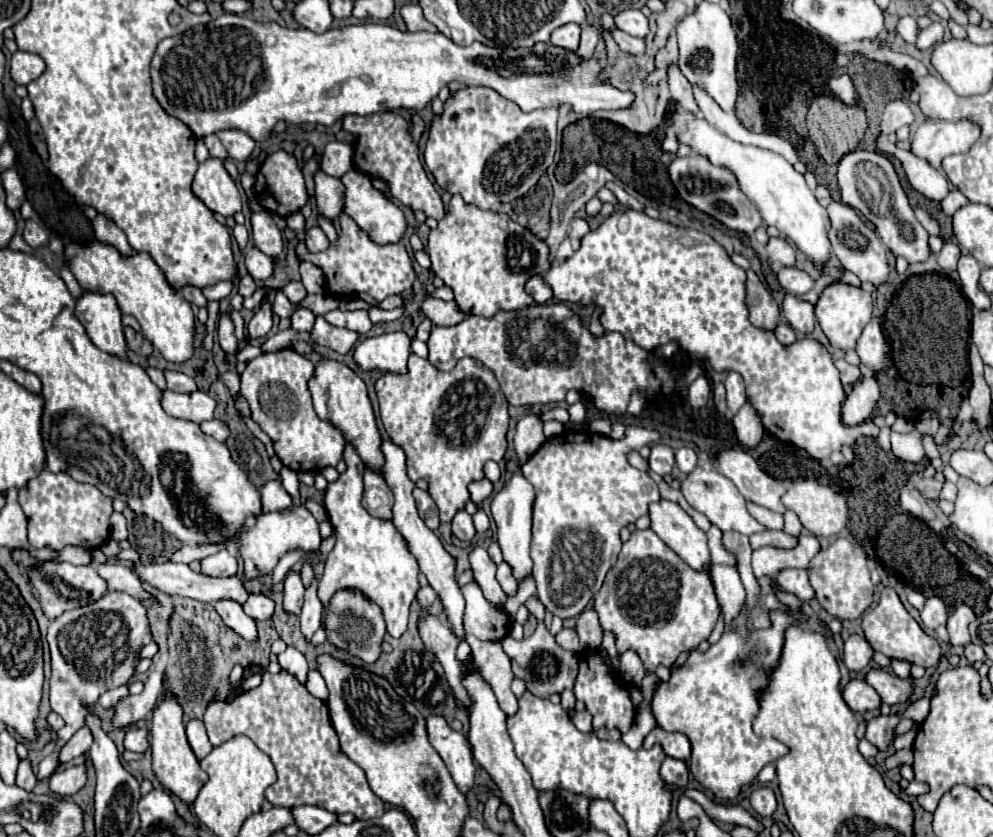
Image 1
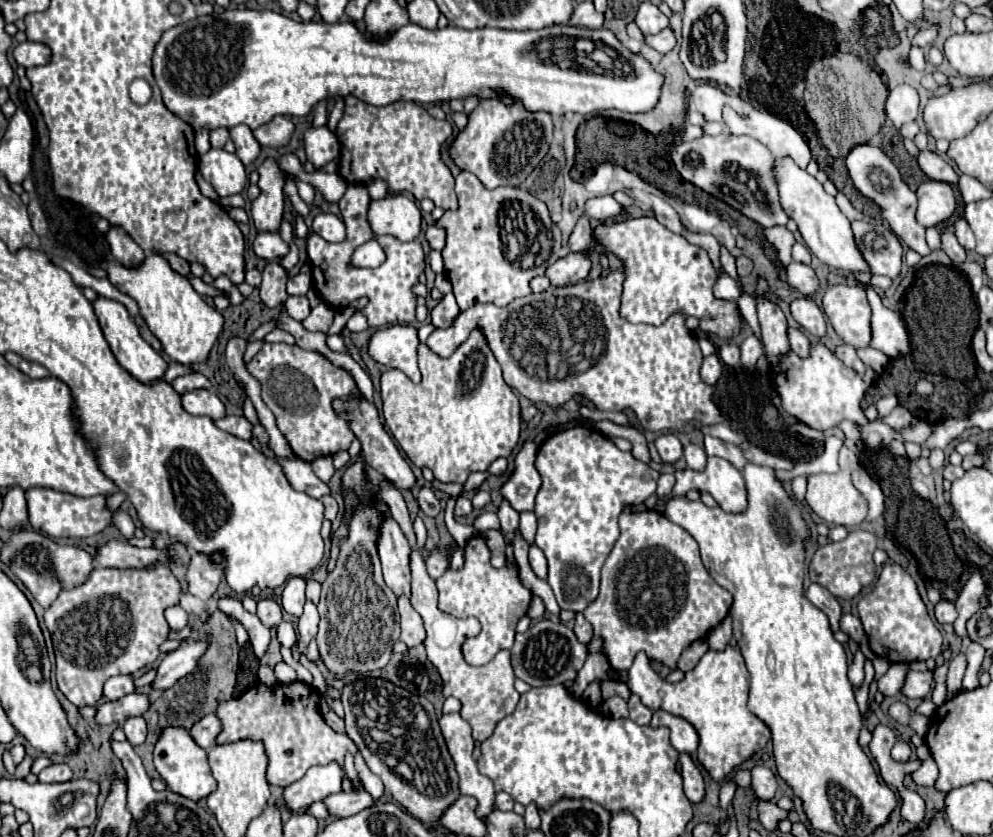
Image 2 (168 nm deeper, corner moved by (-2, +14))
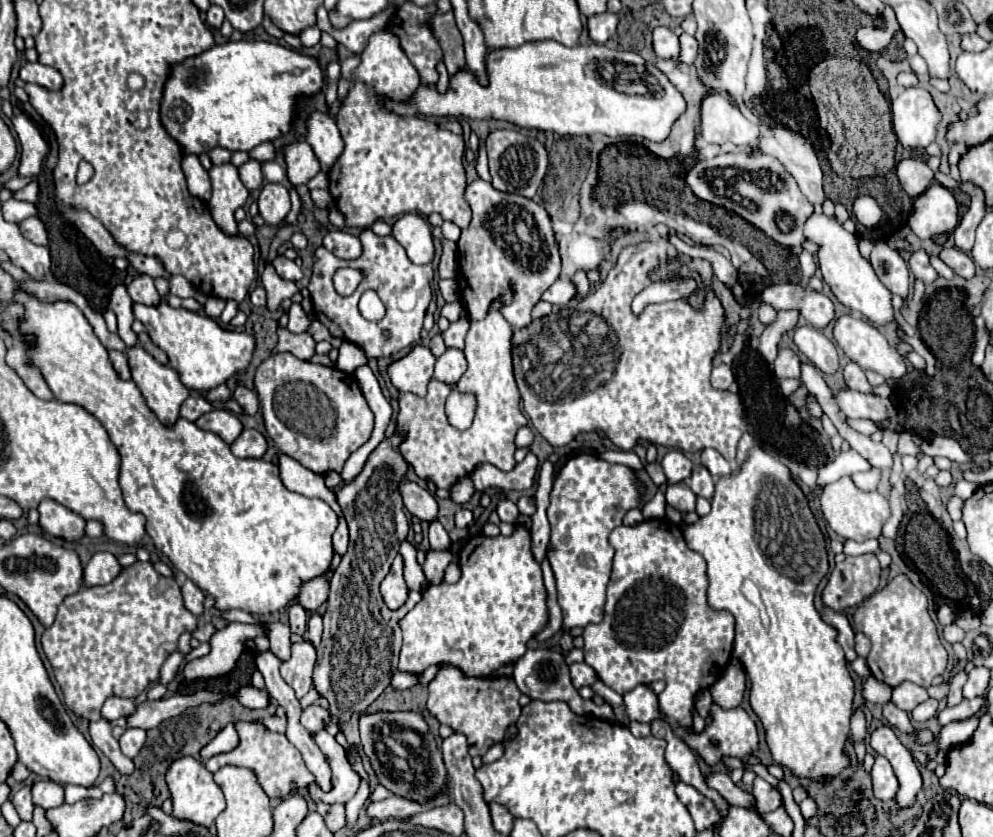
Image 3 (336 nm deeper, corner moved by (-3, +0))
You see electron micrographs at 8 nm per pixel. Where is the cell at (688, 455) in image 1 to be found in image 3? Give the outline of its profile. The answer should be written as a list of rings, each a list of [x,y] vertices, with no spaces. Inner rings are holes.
[[[694,466],[690,478],[686,480],[686,484],[690,486],[690,490],[696,496],[702,496],[702,498],[708,498],[708,500],[714,496],[714,484],[716,482],[714,482],[712,474],[704,466]]]

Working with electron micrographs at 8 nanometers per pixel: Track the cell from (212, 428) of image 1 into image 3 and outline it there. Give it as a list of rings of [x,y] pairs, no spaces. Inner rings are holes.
[[[242,430],[242,434],[230,444],[230,450],[238,458],[262,458],[268,442],[258,430]]]

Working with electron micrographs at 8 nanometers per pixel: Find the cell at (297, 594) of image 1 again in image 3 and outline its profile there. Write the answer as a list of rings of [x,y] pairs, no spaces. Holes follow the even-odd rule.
[[[292,602],[290,608],[288,608],[288,620],[290,620],[290,628],[294,634],[304,634],[306,632],[306,622],[308,622],[308,614],[306,610],[298,604],[298,602]]]

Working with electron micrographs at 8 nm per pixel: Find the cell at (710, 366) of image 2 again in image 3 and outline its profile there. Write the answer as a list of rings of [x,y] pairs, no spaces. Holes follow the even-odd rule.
[[[720,364],[712,370],[712,376],[710,376],[710,382],[716,390],[728,390],[734,382],[734,374],[732,374],[732,368],[728,364]]]

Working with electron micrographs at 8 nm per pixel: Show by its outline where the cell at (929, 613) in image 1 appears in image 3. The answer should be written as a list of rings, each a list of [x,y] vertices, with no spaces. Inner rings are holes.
[[[948,624],[948,626],[944,626],[942,636],[944,636],[944,640],[948,640],[950,644],[952,644],[952,642],[962,642],[964,630],[962,630],[960,626],[956,626],[956,624]]]

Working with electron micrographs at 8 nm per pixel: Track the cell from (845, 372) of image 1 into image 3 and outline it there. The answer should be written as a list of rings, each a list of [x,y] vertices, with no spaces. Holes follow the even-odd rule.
[[[848,362],[848,364],[844,366],[844,380],[846,380],[846,384],[848,384],[852,390],[878,394],[878,386],[870,386],[870,382],[868,382],[866,376],[864,376],[864,370],[862,370],[858,364],[854,364],[854,362]]]

